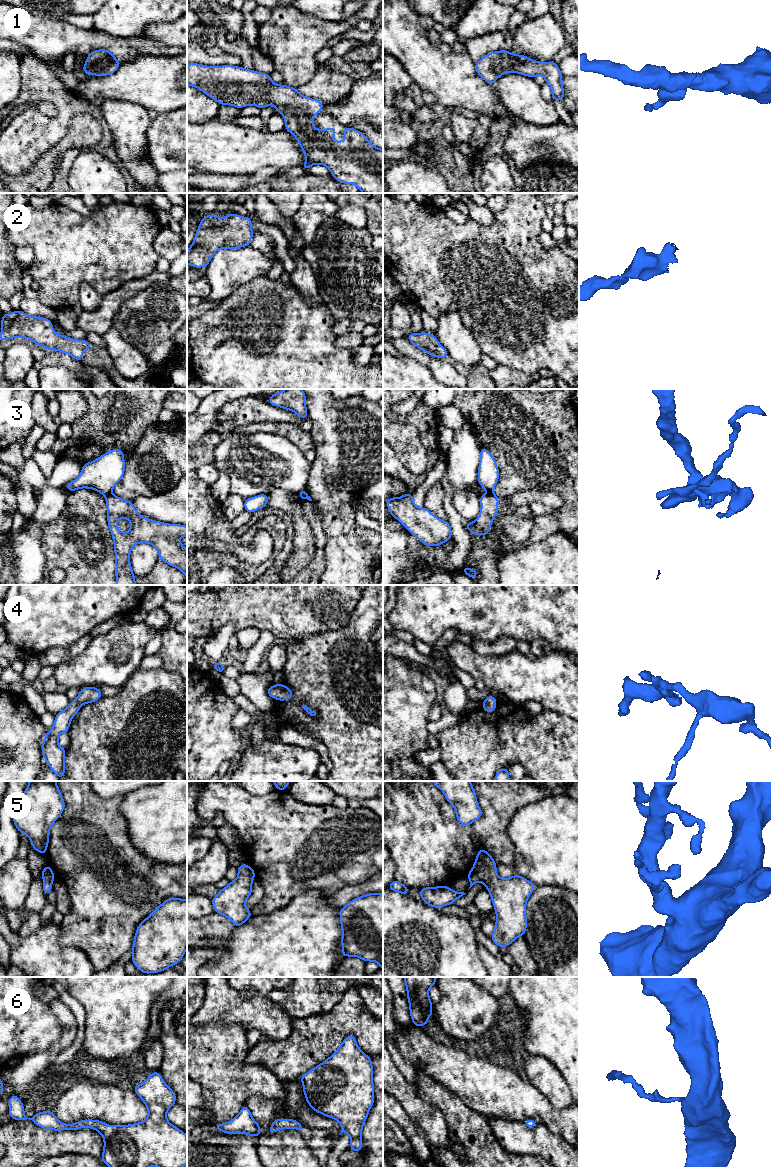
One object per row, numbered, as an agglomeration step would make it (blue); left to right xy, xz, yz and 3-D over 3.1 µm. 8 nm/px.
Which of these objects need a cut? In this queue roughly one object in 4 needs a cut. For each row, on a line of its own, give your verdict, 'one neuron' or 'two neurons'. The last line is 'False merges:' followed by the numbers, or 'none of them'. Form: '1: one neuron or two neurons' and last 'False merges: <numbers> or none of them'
1: one neuron
2: one neuron
3: two neurons
4: one neuron
5: one neuron
6: one neuron
False merges: 3

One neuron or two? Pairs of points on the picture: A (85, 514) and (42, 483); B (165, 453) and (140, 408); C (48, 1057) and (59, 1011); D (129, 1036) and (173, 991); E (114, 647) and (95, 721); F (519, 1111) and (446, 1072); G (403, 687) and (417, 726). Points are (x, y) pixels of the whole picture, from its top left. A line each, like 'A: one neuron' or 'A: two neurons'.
A: two neurons
B: two neurons
C: one neuron
D: two neurons
E: two neurons
F: one neuron
G: one neuron

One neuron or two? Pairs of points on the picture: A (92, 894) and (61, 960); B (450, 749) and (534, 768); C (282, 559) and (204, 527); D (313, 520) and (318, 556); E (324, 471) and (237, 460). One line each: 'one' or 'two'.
A: two
B: one
C: two
D: one
E: two

